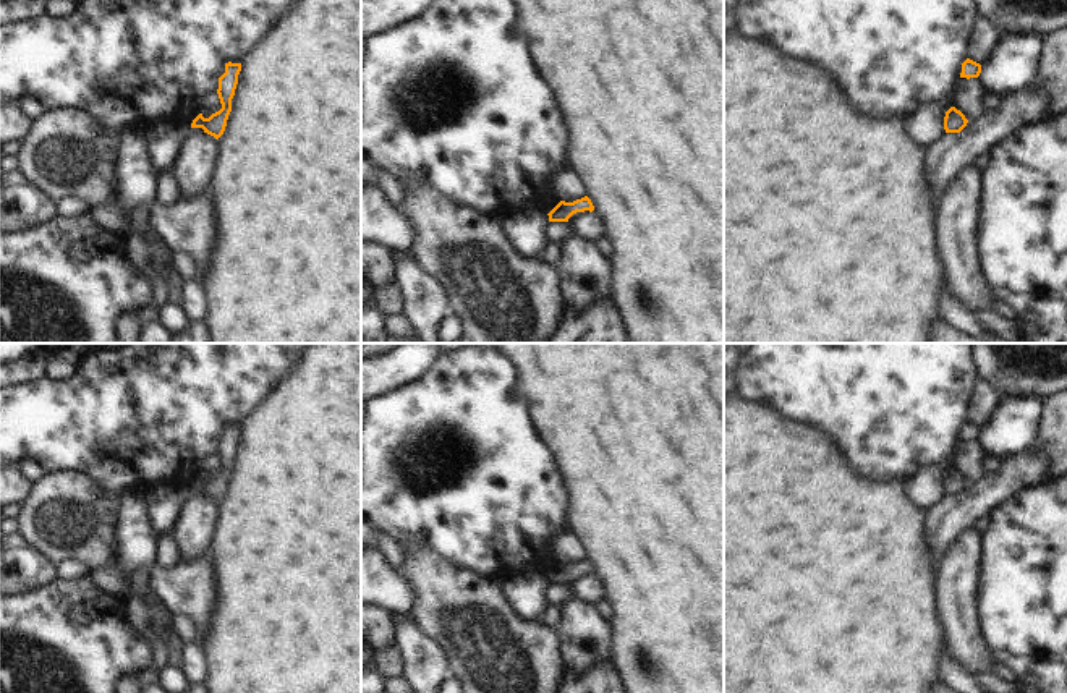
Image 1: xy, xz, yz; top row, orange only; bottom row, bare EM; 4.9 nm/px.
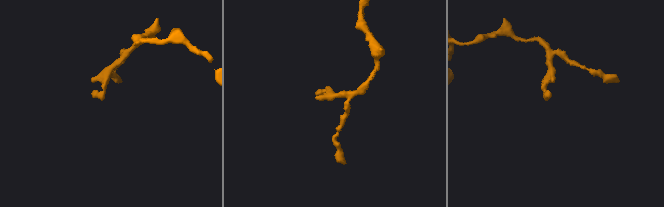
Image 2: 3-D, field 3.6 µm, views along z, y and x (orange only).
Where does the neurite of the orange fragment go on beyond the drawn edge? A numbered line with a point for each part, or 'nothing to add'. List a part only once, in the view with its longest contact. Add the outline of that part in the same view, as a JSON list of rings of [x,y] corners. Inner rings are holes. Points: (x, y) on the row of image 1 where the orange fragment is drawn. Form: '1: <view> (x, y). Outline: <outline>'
nothing to add

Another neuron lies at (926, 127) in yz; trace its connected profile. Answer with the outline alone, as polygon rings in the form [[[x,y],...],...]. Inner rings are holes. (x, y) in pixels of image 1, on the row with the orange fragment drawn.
[[[944,100],[939,107],[920,107],[913,117],[907,120],[908,134],[920,146],[933,146],[946,133],[944,117],[952,102]]]

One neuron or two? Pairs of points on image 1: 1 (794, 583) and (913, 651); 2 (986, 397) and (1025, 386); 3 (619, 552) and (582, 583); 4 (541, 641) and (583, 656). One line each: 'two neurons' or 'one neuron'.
1: one neuron
2: two neurons
3: two neurons
4: two neurons

